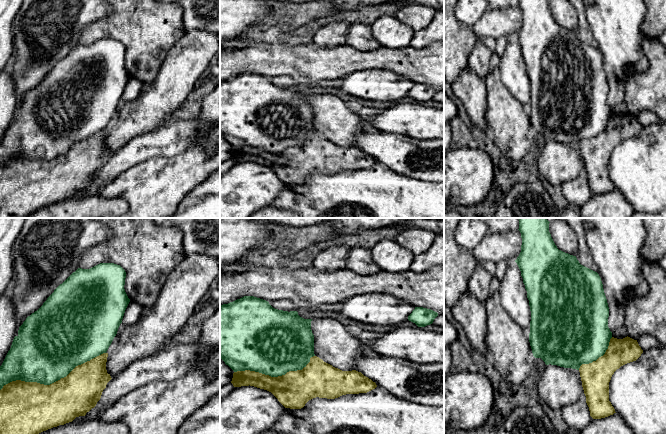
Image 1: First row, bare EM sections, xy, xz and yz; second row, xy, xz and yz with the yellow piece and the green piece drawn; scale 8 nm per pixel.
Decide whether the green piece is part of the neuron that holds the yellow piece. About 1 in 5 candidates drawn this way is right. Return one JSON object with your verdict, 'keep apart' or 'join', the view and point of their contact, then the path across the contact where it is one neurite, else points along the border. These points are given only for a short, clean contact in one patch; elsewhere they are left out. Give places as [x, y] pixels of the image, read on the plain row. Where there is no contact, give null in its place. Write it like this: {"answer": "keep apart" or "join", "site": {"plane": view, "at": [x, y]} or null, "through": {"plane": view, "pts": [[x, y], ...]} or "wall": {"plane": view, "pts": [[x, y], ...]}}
{"answer": "keep apart", "site": {"plane": "xy", "at": [52, 159]}}

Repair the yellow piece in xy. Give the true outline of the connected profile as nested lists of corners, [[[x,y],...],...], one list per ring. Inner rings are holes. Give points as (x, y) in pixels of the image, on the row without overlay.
[[[108,129],[76,142],[66,153],[50,160],[12,157],[0,166],[0,218],[25,218],[35,211],[85,192],[100,176],[112,155],[106,146]]]

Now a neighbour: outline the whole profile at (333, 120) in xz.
[[[330,93],[312,95],[311,106],[314,111],[315,132],[342,147],[356,146],[355,137],[365,131],[364,124],[368,120],[351,111],[340,97]]]

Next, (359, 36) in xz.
[[[363,23],[350,24],[346,44],[360,51],[372,51],[381,47],[372,36],[371,26]]]

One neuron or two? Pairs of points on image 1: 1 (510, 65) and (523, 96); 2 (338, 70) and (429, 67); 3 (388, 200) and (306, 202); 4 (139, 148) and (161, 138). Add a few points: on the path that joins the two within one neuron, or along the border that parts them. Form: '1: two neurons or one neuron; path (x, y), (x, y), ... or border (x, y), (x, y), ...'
1: one neuron; path (514, 73), (520, 88)
2: one neuron; path (361, 60), (400, 59), (406, 61)
3: one neuron; path (368, 201), (326, 202)
4: one neuron; path (144, 147), (156, 143)

